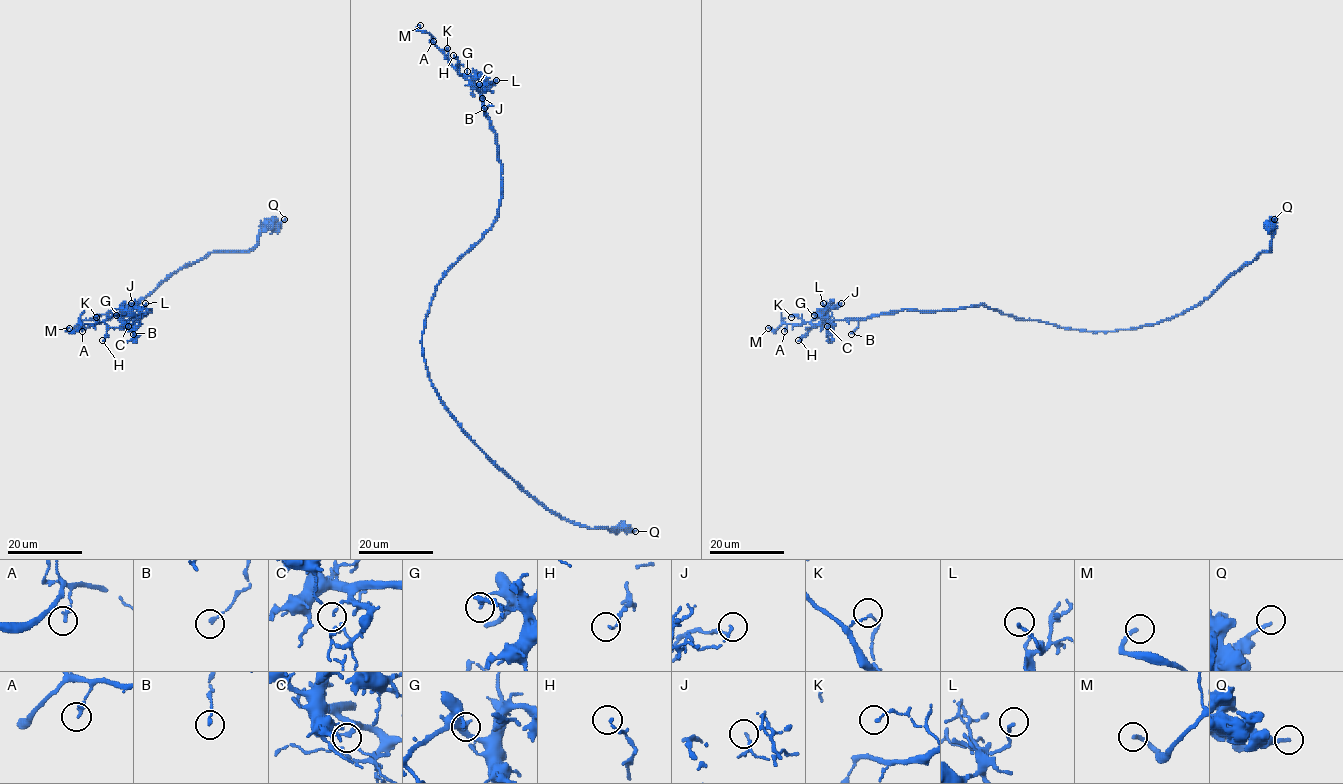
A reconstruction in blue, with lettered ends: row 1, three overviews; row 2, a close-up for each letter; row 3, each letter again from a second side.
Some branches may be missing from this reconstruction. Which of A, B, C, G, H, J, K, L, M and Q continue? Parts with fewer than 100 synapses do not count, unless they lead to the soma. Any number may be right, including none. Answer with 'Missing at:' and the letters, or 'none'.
Missing at: M

